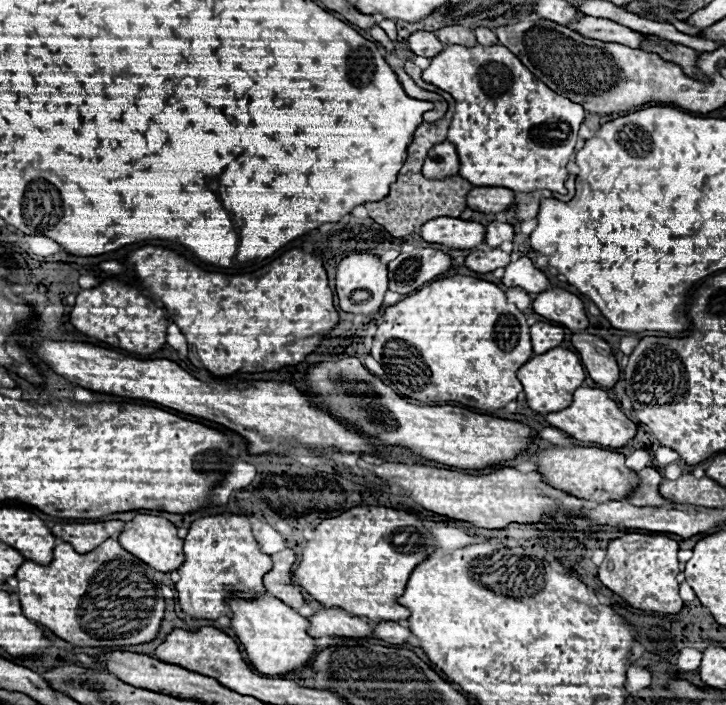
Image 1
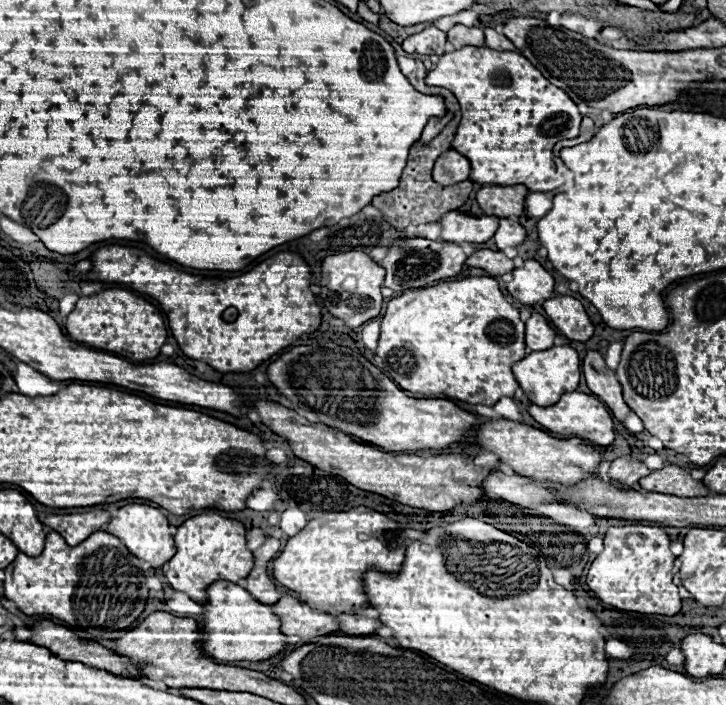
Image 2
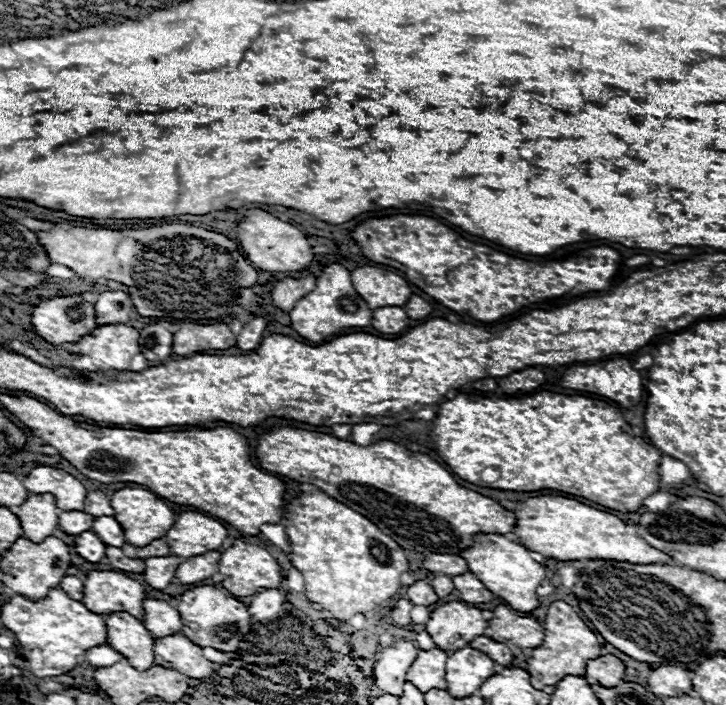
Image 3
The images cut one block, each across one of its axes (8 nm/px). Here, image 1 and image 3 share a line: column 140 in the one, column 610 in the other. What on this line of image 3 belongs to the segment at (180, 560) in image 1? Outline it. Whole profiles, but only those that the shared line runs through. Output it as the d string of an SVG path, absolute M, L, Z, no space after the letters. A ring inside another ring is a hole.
M536 496L526 502L516 502L512 512L518 518L516 536L520 538L520 544L554 560L624 560L630 564L676 564L674 558L658 552L642 538L638 538L620 518L570 498Z

